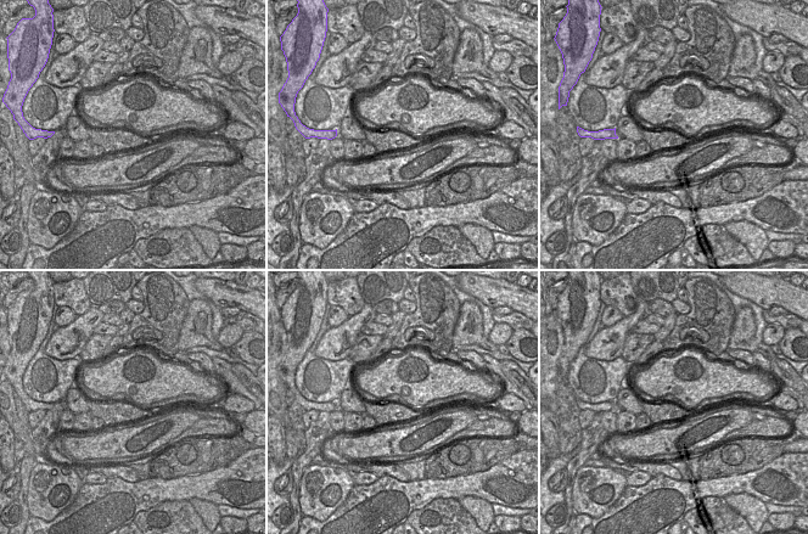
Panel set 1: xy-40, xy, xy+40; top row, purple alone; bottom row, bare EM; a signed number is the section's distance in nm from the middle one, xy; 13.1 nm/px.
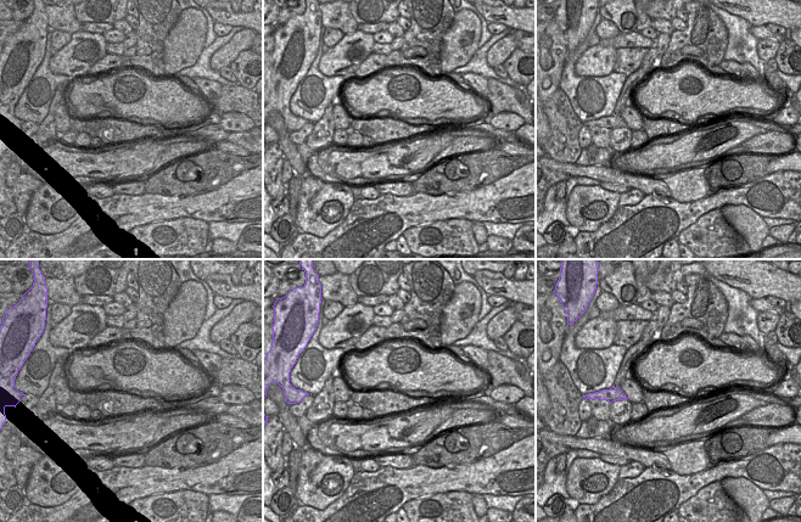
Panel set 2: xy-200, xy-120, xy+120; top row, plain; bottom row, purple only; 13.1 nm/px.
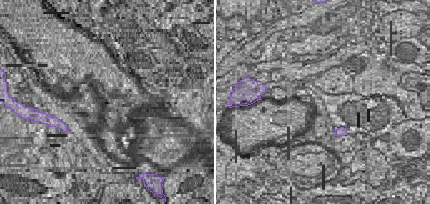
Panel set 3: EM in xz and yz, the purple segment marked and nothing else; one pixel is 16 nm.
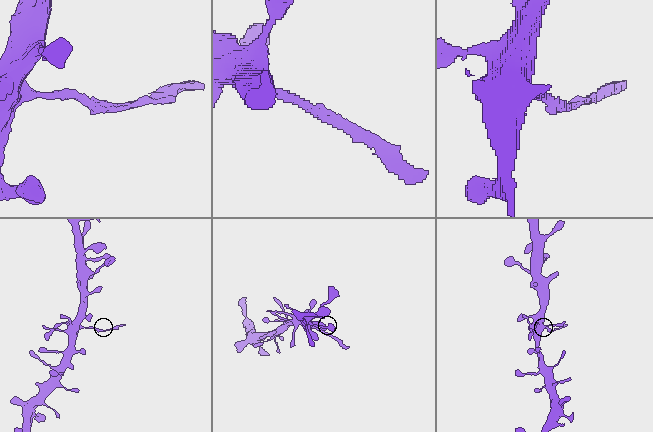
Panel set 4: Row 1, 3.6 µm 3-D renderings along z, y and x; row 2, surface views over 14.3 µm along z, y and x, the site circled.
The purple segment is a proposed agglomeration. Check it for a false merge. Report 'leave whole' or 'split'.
split

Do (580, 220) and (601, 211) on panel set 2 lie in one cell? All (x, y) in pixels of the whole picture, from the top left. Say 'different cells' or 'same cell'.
same cell

